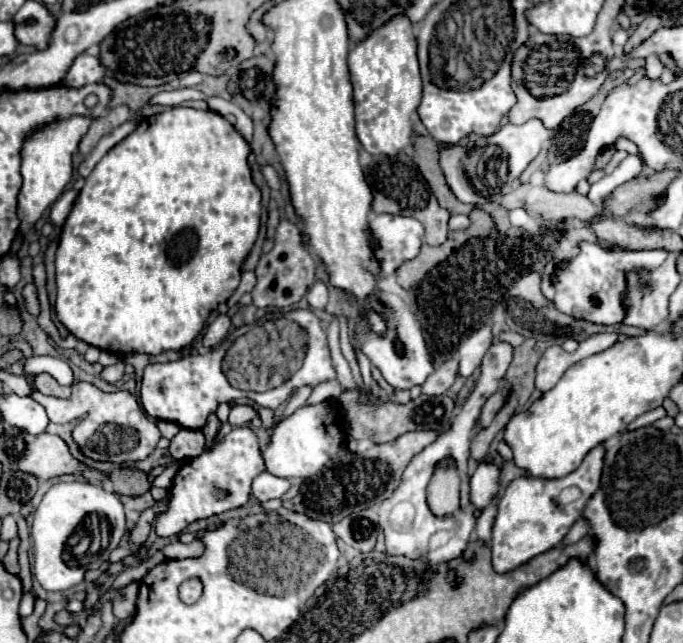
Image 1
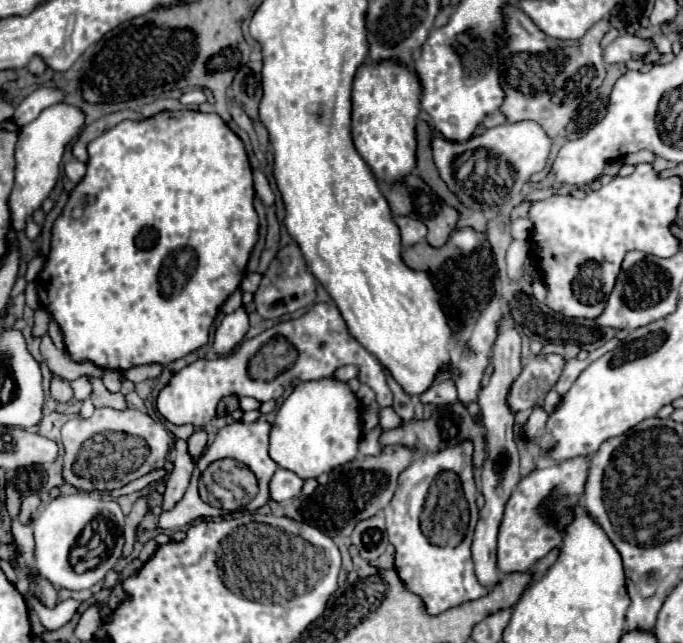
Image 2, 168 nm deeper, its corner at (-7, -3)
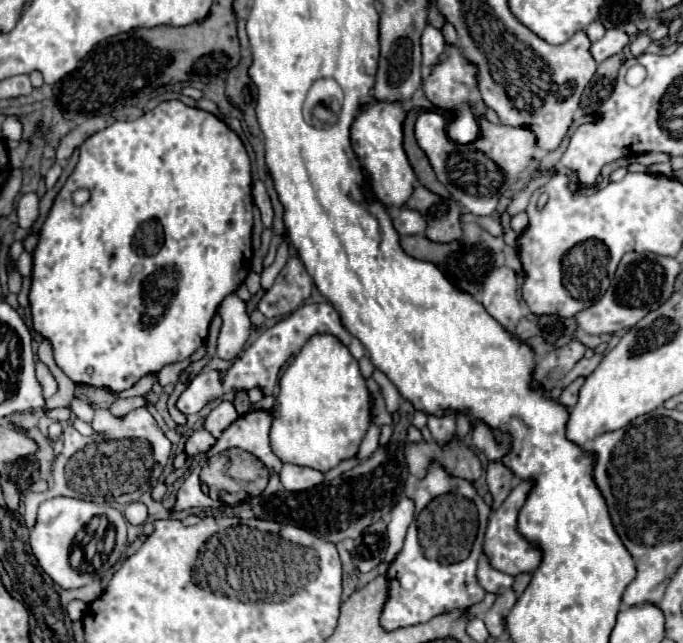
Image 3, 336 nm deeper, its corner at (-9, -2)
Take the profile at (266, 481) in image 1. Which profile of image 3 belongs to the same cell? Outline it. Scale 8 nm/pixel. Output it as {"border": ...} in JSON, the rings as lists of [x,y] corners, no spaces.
{"border":[[[283,465],[279,479],[285,491],[305,491],[319,485],[323,481],[323,473],[299,465]]]}

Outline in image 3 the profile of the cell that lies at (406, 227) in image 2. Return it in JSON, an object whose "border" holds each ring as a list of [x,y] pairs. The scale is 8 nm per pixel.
{"border":[[[403,209],[397,219],[393,219],[393,225],[397,229],[399,235],[417,235],[417,233],[425,233],[425,219],[411,209]]]}

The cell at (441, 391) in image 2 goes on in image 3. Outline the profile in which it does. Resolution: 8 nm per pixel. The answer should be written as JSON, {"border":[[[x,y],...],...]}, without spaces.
{"border":[[[447,411],[445,415],[429,415],[427,427],[429,427],[433,439],[439,445],[443,445],[449,439],[453,439],[453,433],[455,433],[455,417],[457,417],[455,411]]]}

